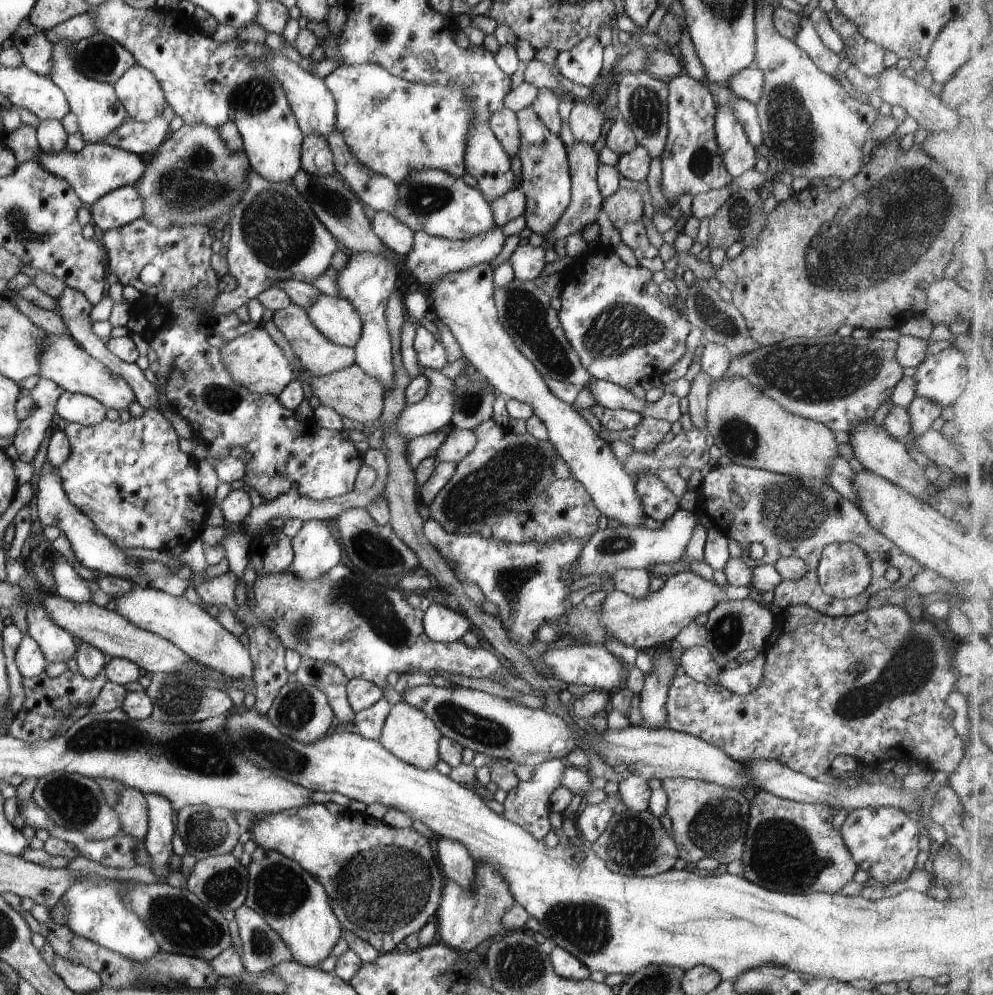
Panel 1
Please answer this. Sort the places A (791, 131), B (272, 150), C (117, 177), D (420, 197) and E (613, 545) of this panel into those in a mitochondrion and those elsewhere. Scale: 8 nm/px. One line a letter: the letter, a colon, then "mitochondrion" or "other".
A: mitochondrion
B: other
C: other
D: mitochondrion
E: mitochondrion

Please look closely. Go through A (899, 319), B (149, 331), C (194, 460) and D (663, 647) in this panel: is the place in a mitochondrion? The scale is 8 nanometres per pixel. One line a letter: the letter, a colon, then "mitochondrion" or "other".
A: other
B: other
C: other
D: other

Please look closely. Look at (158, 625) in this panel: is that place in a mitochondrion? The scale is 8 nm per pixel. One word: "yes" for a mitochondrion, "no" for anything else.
no

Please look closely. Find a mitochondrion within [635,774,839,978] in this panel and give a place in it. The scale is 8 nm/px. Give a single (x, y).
(781, 854)

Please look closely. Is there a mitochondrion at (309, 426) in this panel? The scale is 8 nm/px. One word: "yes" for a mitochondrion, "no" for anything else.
no

